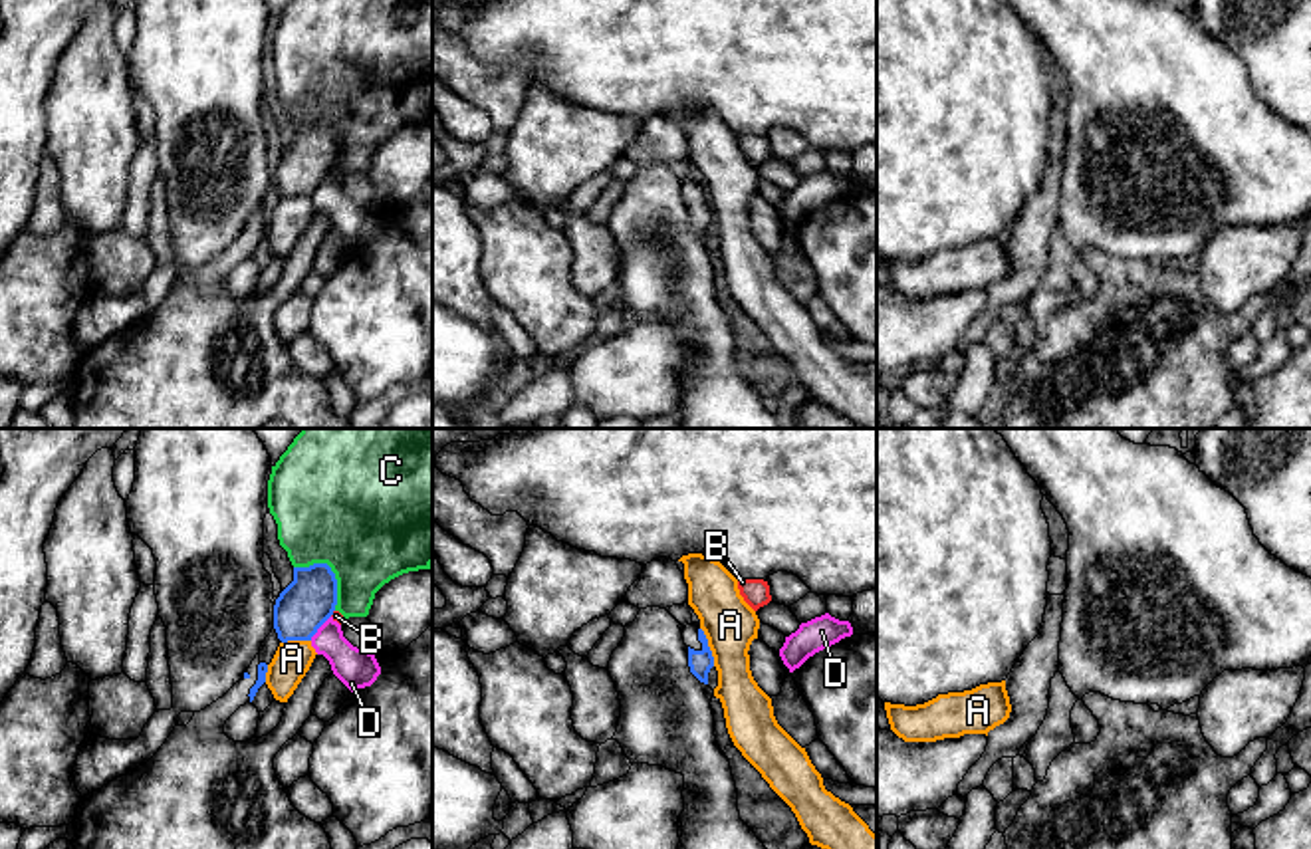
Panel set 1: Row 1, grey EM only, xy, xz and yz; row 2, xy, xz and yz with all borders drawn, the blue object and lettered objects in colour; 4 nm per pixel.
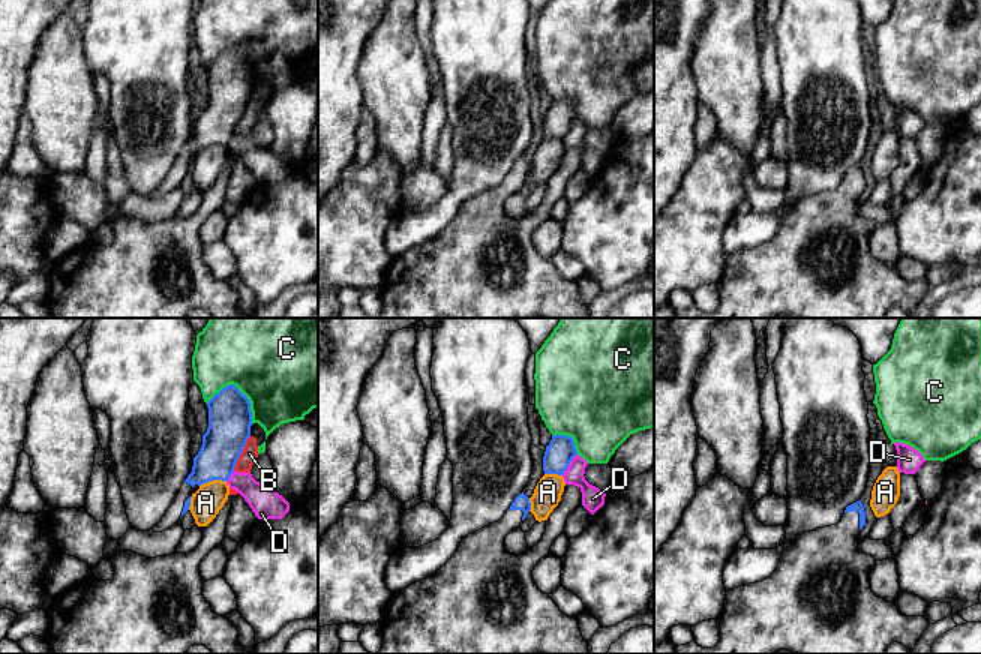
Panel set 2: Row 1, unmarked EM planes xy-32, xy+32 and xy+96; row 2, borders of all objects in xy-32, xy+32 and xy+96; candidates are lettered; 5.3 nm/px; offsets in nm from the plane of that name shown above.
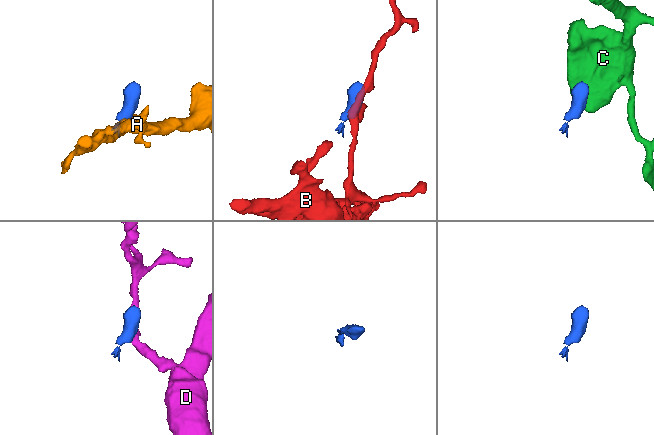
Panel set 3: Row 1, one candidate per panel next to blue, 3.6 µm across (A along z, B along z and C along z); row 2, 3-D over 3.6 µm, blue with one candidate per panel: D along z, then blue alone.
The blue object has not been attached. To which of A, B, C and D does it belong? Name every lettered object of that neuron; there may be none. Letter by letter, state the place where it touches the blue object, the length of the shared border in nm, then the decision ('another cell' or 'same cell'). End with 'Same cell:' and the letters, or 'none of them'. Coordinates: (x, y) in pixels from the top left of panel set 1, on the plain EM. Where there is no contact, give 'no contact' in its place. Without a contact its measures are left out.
A: contact xz (709, 203); length 170 nm; another cell
B: contact xy (332, 169); length 40 nm; another cell
C: contact xy (332, 127); length 260 nm; another cell
D: contact xy (320, 181); length 130 nm; another cell
Same cell: none of them

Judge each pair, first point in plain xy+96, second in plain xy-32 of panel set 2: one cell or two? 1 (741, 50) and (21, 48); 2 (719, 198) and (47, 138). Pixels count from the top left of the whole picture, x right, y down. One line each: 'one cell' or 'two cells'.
1: two cells
2: two cells

